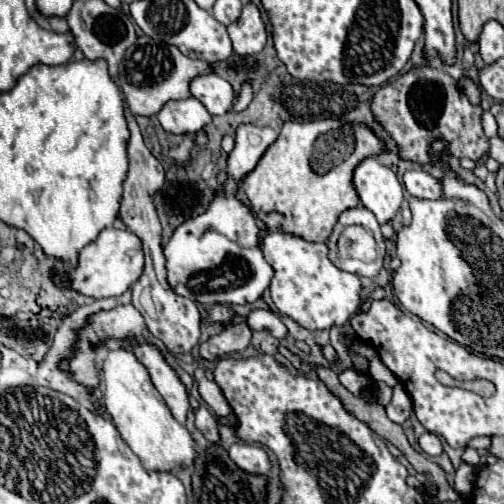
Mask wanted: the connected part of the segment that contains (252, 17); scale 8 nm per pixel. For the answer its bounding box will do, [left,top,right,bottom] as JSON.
[228,3,268,57]

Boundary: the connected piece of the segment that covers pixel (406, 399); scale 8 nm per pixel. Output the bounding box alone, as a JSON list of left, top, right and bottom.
[386,385,412,421]

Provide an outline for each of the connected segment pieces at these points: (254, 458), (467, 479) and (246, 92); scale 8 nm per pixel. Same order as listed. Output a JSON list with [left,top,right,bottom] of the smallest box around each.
[[230,441,270,475],[452,463,474,495],[234,83,252,111]]

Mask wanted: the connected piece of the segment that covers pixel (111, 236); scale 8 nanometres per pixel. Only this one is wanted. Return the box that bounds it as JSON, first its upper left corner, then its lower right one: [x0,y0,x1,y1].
[68,227,144,299]

